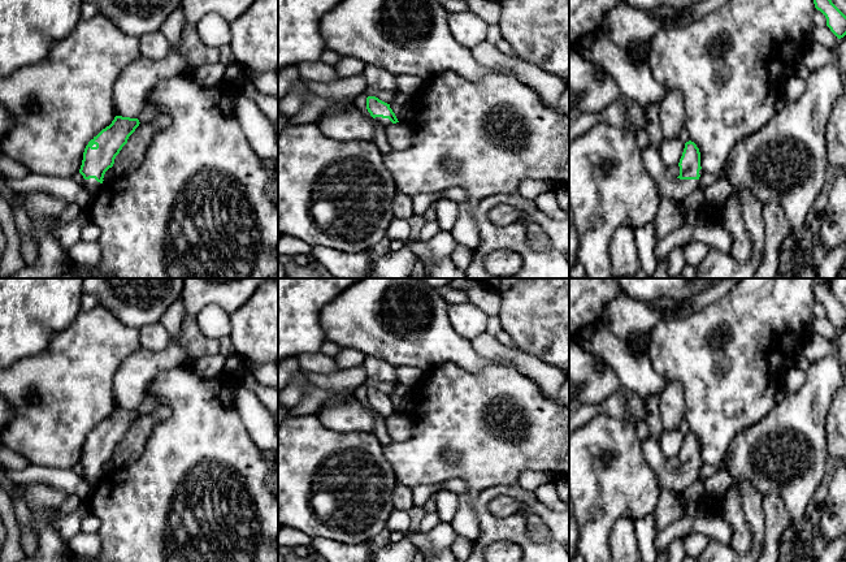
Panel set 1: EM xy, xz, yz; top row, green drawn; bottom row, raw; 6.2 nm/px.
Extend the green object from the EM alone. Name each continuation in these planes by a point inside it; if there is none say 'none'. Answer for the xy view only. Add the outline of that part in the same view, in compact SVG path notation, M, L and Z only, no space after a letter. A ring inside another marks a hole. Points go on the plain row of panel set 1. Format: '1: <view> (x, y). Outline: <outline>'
1: xy (91, 476). Outline: M90 470L90 471L84 471L83 474L83 479L90 484L90 485L95 485L99 483L99 480L101 479L101 475L97 474L95 470Z

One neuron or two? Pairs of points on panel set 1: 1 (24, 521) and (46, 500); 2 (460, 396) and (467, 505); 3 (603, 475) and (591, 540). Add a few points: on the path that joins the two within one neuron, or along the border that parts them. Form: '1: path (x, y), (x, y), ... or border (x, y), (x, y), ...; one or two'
1: border (22, 500), (30, 510); two
2: path (473, 423), (473, 478); one
3: path (599, 491), (595, 524); one

